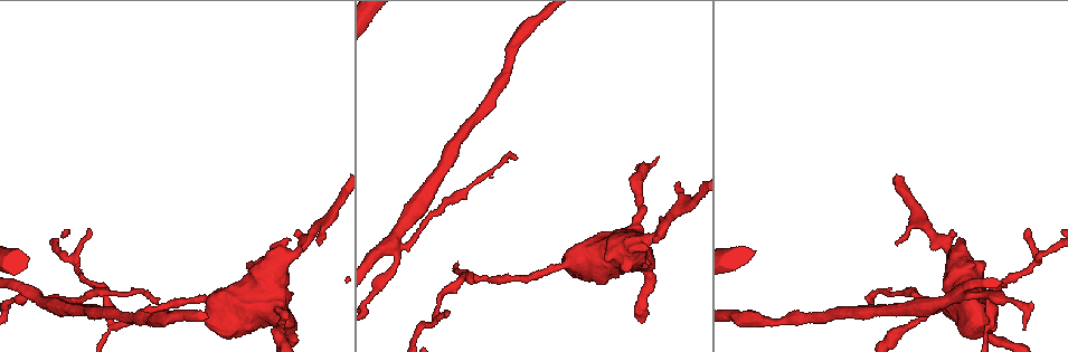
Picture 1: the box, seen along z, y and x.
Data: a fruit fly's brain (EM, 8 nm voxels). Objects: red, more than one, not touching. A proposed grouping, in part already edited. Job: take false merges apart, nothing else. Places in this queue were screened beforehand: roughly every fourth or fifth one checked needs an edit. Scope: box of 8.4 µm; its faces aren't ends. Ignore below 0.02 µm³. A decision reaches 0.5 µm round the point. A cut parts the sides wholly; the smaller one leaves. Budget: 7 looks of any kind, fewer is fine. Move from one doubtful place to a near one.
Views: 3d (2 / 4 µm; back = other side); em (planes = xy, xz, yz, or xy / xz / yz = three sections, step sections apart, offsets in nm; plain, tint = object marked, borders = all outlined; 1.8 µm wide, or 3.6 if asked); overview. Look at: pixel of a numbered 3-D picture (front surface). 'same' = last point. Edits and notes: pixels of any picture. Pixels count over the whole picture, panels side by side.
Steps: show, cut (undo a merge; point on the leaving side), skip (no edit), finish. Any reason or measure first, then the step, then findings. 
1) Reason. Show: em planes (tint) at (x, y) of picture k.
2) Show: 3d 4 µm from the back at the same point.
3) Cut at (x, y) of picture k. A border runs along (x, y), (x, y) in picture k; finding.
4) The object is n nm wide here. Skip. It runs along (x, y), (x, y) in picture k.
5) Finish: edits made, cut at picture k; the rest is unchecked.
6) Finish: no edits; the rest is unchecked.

Abrupt turn. Show: em 3.6 µm planes (tint) at (115, 323) of picture 1.

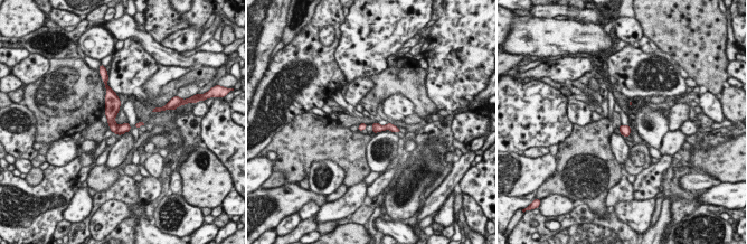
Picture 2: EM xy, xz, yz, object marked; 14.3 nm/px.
Cut at (111, 115) of picture 2. A second neuron is stuck on.

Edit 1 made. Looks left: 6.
See it whole again. Show: overview.

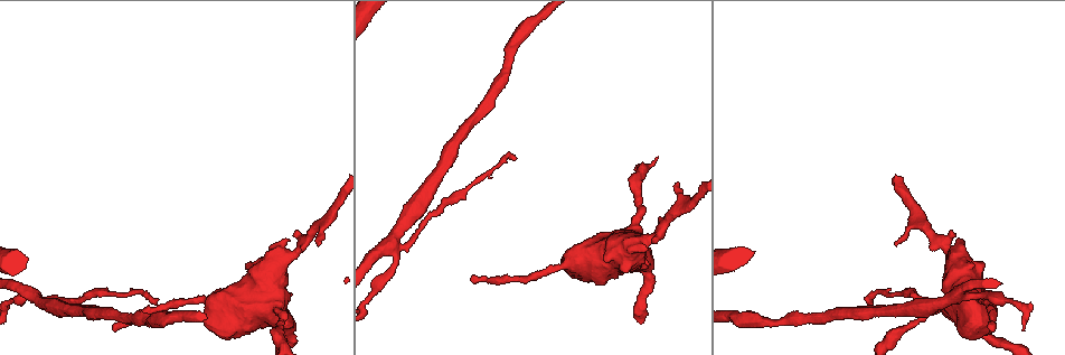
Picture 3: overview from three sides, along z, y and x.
Two arms in line, one across. Show: em xy step 4 (tint) at (392, 245) of picture 3.

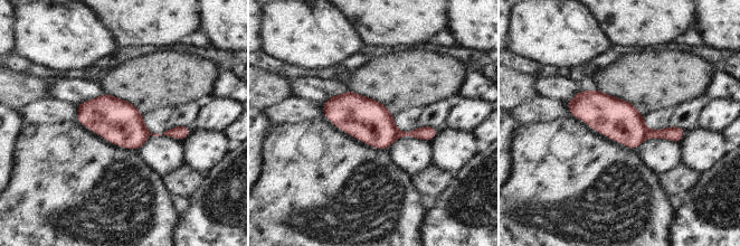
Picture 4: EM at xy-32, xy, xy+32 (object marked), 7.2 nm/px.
Cut at (673, 133) of picture 4. A border runs along (647, 129), (645, 139) in picture 4; a second neuron is stuck on.

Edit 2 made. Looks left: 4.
Finish: edits made, cut at picture 2, cut at picture 4; the rest is unchecked.

